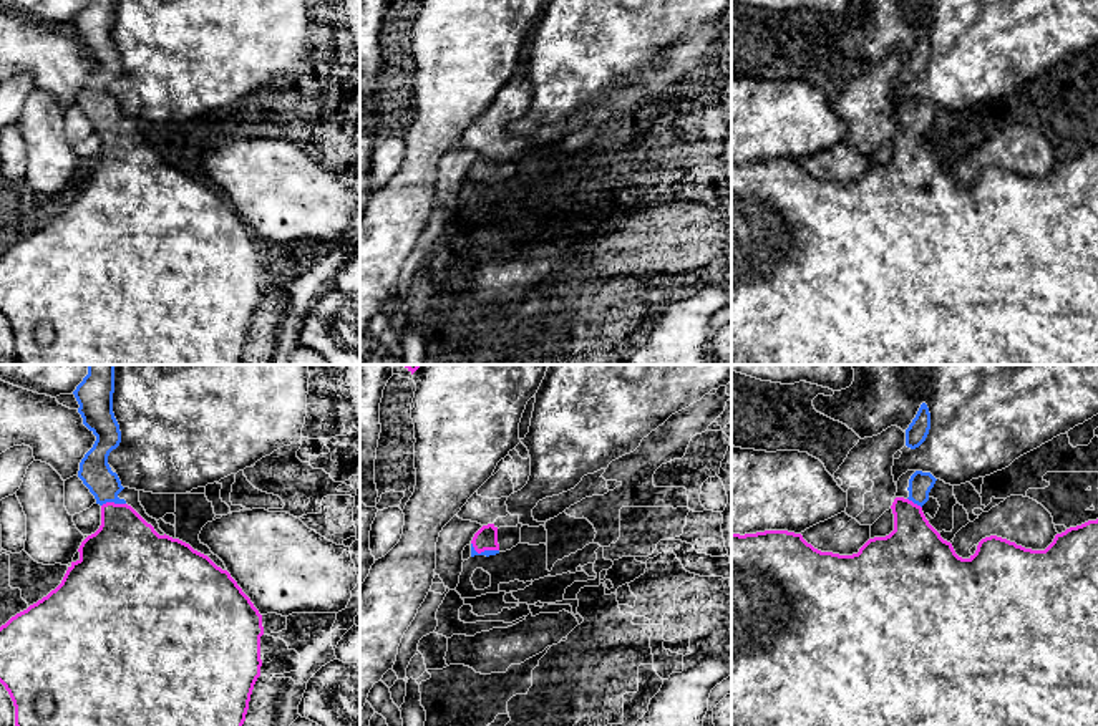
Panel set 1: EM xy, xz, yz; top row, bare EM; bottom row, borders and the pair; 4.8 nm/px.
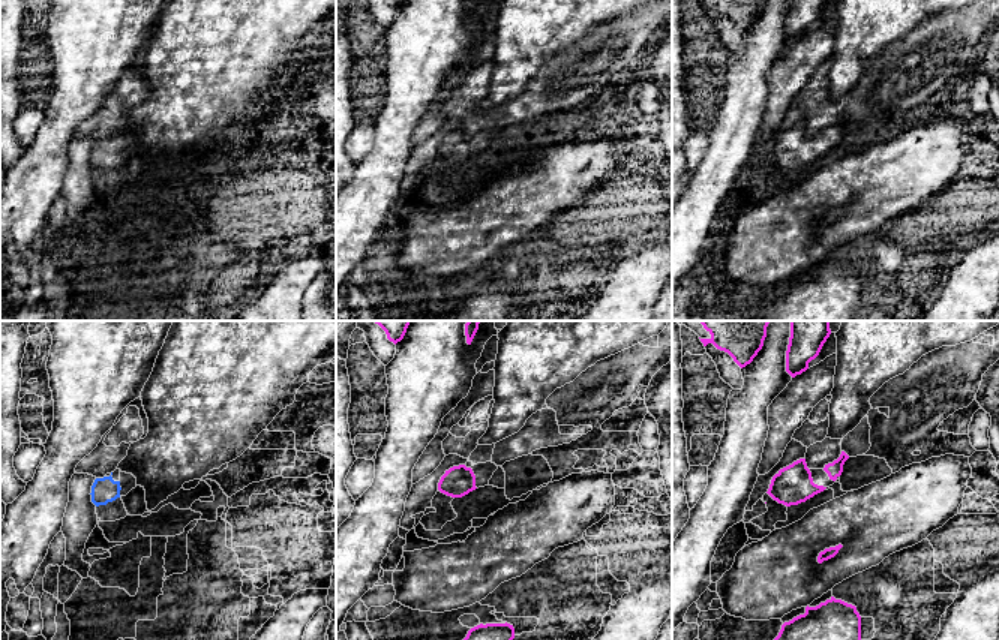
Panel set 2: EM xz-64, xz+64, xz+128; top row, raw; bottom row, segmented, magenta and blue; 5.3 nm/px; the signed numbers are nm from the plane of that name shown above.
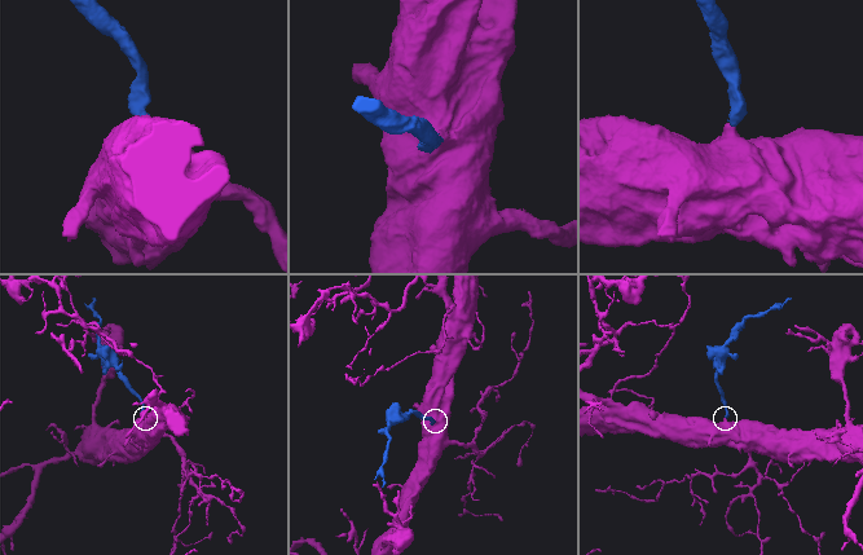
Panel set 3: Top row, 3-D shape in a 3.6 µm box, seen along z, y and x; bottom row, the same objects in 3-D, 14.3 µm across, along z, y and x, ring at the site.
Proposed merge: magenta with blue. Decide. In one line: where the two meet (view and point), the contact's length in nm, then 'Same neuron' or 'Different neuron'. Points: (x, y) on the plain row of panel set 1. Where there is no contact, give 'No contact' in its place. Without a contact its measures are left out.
Touches magenta at xy (113, 131). Shared border 120 nm. Same neuron

